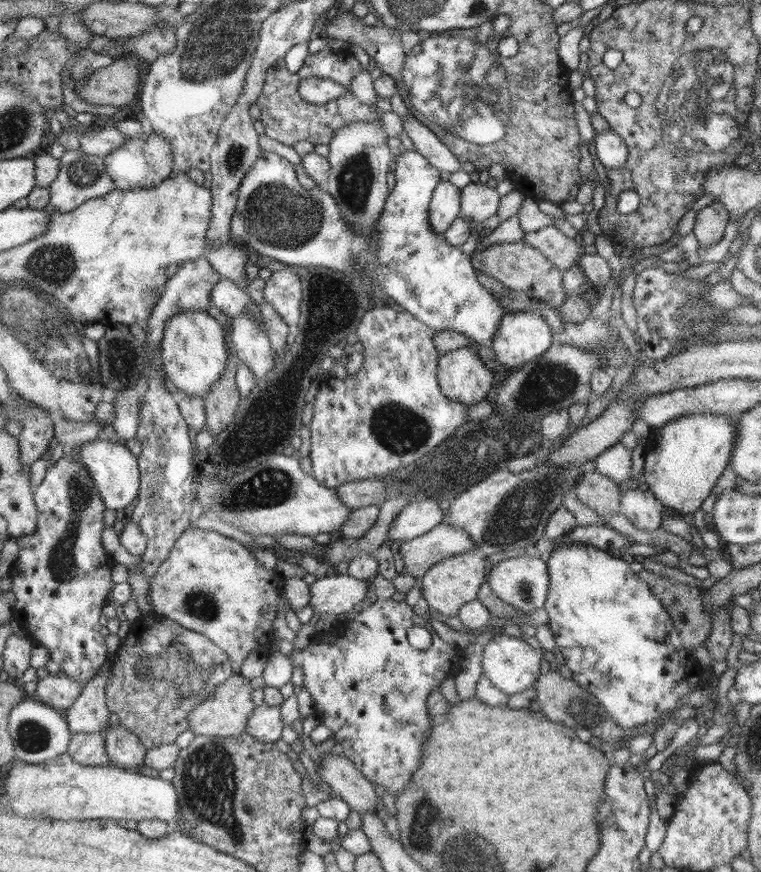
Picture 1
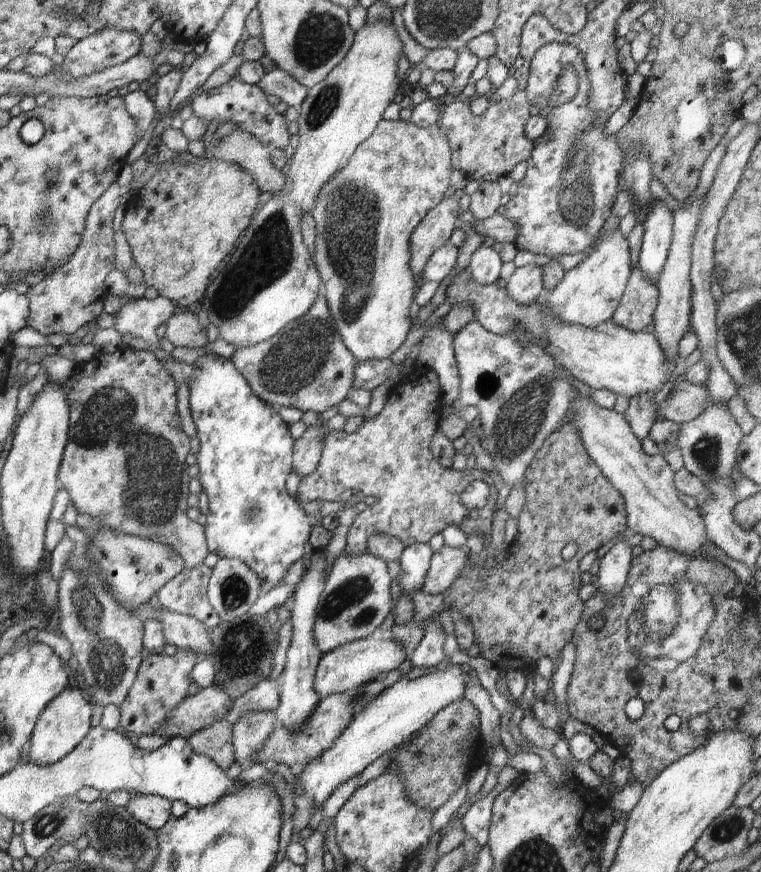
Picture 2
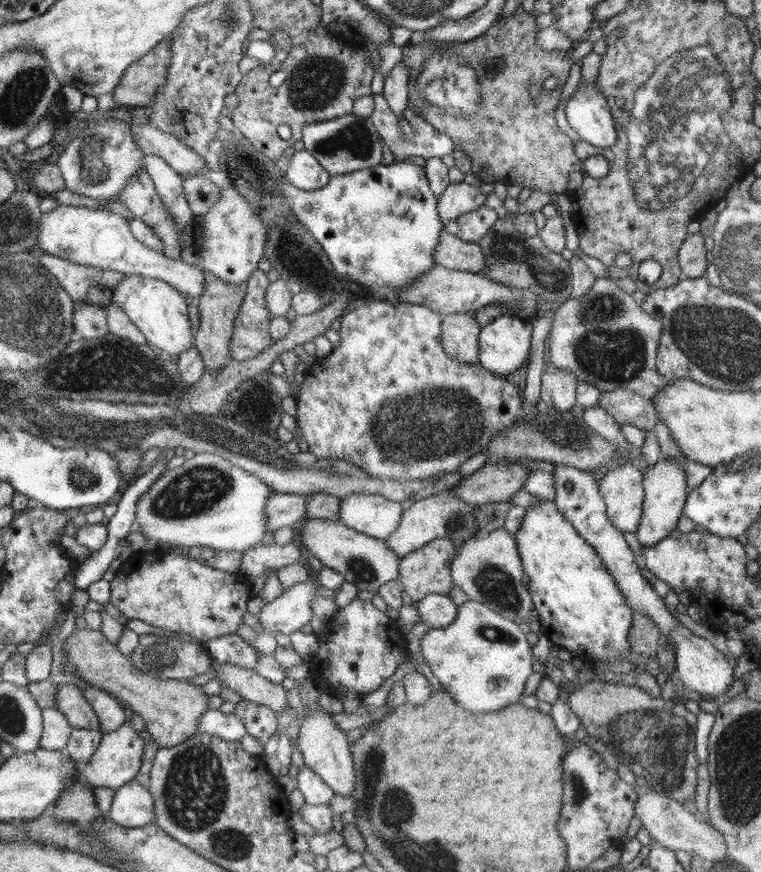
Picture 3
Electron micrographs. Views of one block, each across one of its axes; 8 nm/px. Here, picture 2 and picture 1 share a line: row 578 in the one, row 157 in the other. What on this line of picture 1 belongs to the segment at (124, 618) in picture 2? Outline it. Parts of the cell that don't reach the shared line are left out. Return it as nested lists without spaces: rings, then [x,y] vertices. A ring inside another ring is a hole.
[[[67,150],[64,151],[59,162],[58,176],[48,187],[49,203],[54,206],[54,210],[56,208],[61,213],[70,212],[87,200],[98,196],[102,197],[115,189],[114,181],[104,168],[103,159],[98,156],[88,156],[84,152]]]

